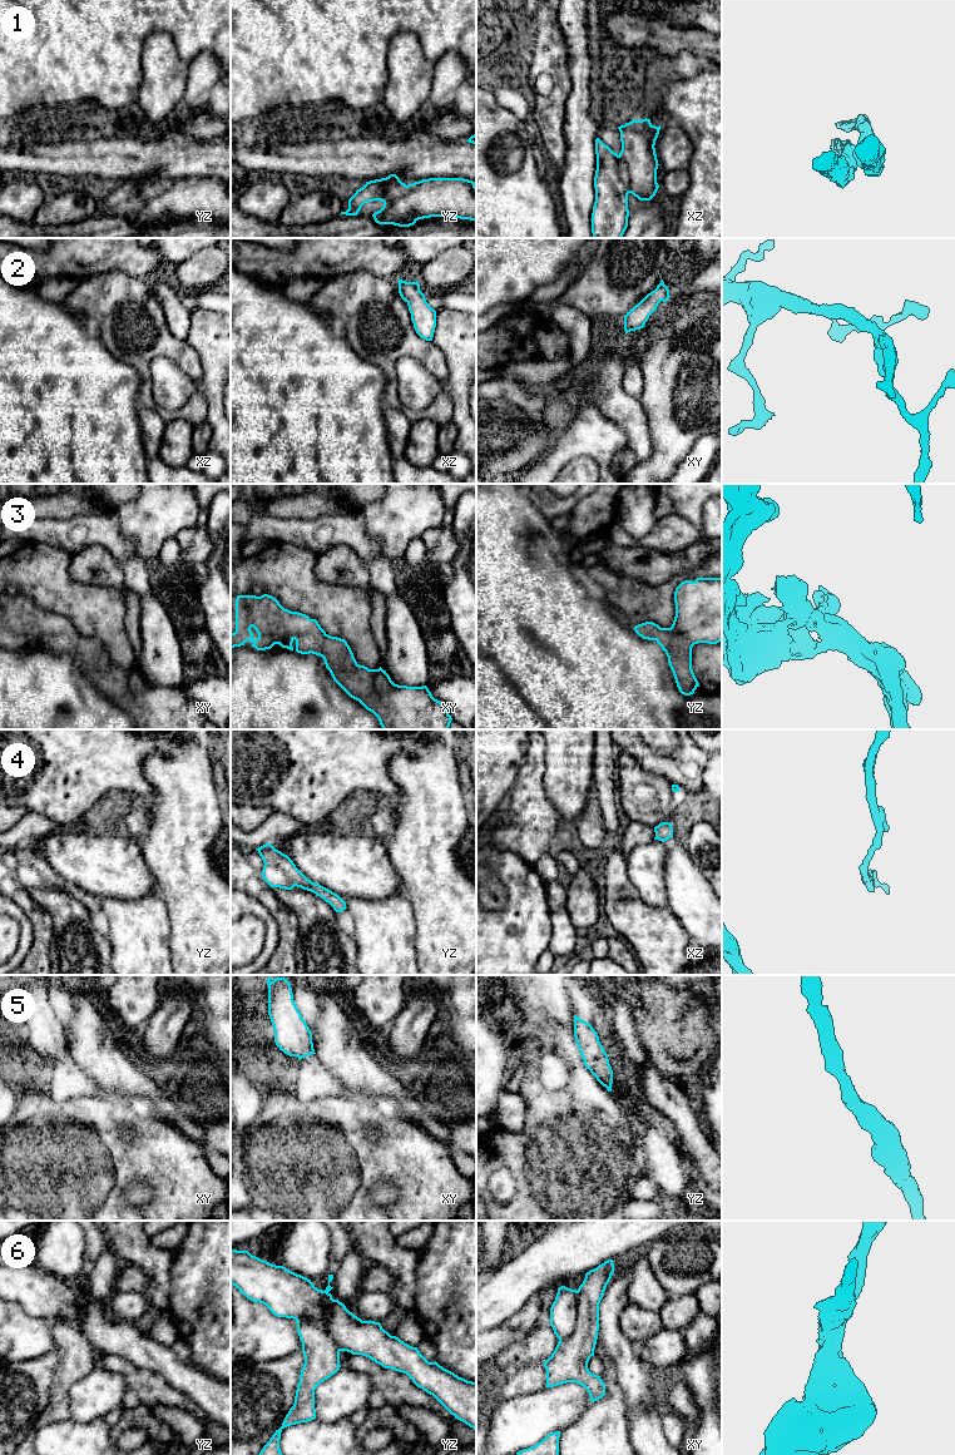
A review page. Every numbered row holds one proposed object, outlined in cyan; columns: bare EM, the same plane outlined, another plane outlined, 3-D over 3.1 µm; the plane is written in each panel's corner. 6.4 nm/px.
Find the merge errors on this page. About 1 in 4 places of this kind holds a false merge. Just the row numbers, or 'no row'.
1, 6

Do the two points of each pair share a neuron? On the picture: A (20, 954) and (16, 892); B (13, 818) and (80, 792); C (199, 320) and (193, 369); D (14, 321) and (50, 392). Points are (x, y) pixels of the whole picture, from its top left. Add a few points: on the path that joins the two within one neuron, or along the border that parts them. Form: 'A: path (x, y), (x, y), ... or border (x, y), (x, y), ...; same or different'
A: border (13, 900), (28, 917), (31, 933); different
B: border (13, 807), (25, 807), (30, 811); different
C: border (184, 341), (198, 356), (202, 371), (199, 380); different
D: path (14, 338), (14, 356), (33, 375); same

